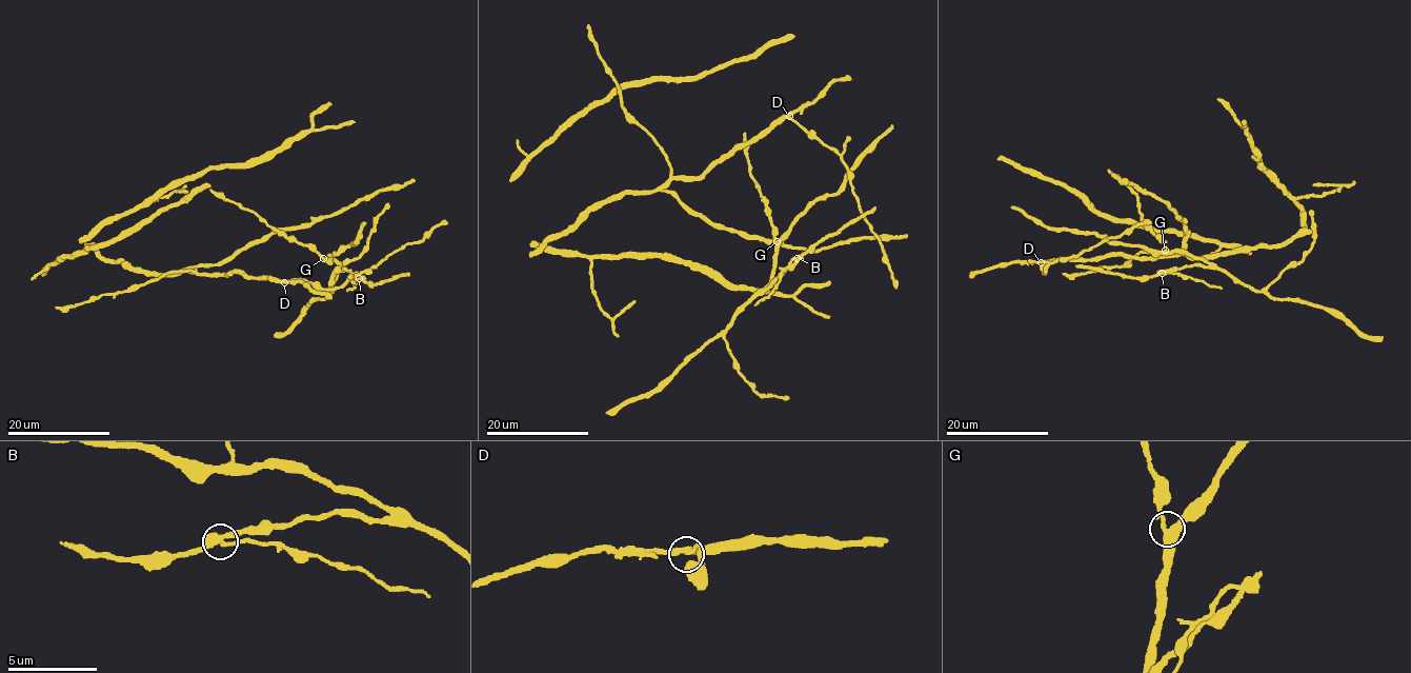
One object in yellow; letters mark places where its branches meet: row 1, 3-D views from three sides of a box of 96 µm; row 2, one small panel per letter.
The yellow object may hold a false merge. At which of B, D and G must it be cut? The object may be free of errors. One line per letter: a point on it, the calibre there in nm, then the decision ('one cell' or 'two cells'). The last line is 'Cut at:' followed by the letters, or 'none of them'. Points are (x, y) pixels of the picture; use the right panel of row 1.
B: (1162, 273) | 360 nm | two cells
D: (1041, 262) | 320 nm | one cell
G: (1165, 250) | 340 nm | one cell
Cut at: B

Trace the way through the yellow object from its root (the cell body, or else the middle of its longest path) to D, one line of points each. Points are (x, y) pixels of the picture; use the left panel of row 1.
D: (242, 274), (284, 282)

